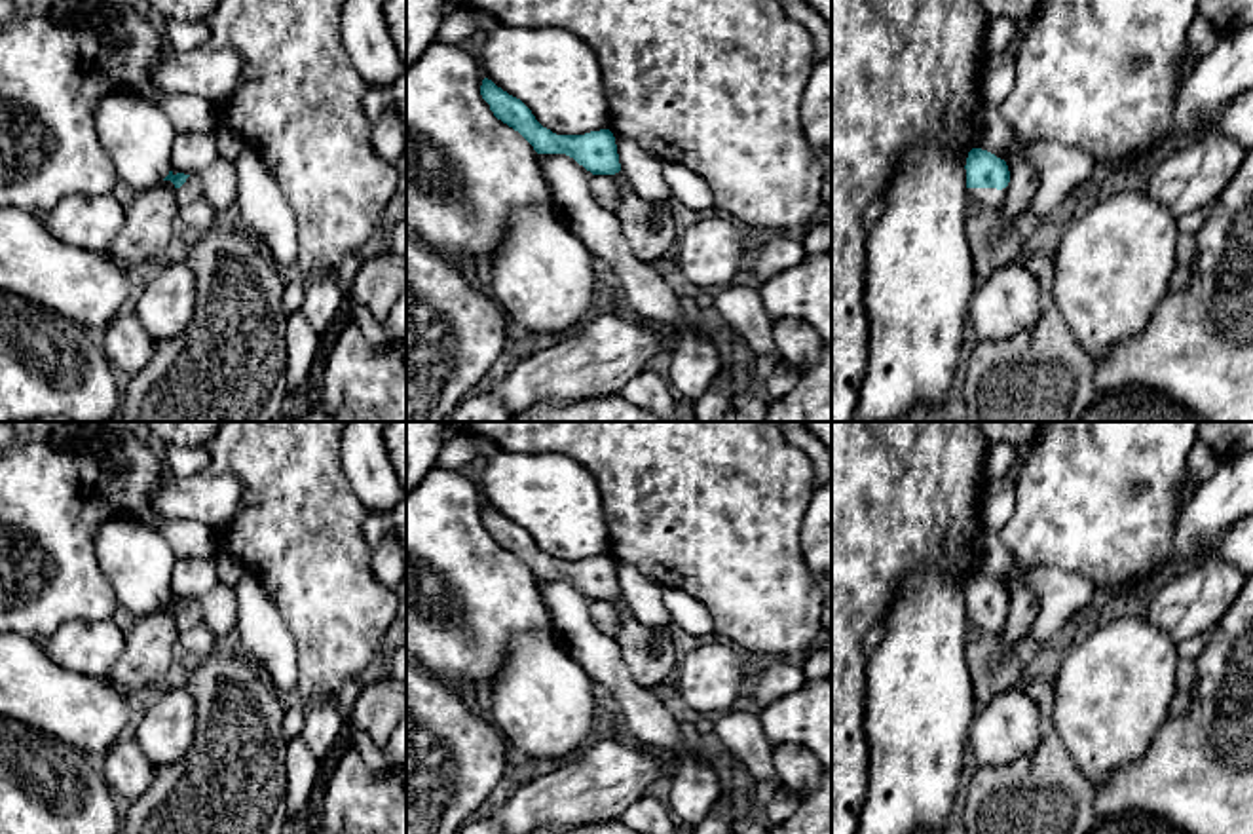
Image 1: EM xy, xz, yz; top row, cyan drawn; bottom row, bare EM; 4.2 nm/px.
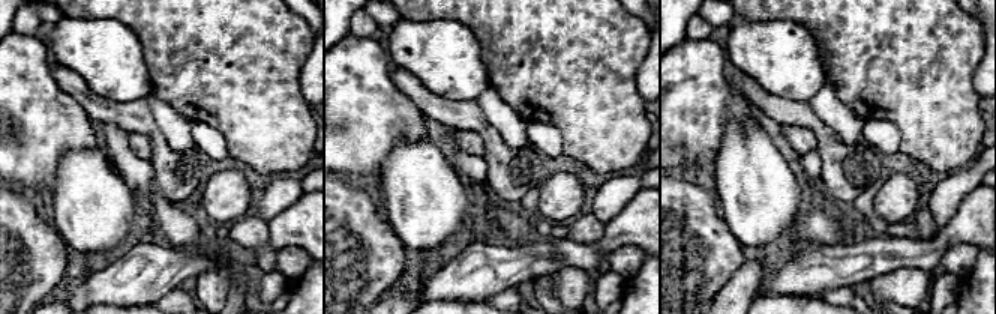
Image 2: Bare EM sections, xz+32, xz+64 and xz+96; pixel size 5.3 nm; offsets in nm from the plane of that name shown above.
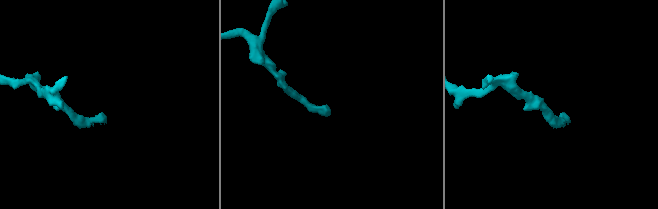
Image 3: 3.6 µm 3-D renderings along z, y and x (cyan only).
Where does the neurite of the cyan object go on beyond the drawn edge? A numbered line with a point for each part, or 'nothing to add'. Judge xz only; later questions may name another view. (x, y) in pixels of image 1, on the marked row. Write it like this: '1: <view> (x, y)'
1: xz (650, 230)

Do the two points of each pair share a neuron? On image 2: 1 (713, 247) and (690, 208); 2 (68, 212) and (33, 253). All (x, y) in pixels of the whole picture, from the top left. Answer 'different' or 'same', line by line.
1: same
2: different

